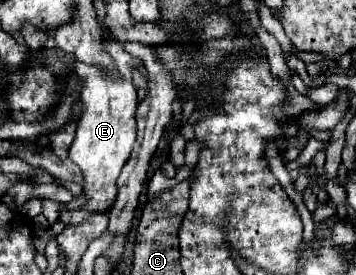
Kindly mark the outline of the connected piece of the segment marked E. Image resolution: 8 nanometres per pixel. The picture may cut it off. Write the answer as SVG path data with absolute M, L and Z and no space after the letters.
M106 35L106 39L108 39L108 51L110 51L110 55L114 57L114 61L116 61L116 65L118 65L120 77L110 77L110 75L106 75L104 71L100 71L100 69L94 67L94 65L76 63L76 73L78 73L78 77L82 79L82 95L80 95L80 101L82 101L82 105L84 105L84 115L82 115L82 119L78 121L76 139L74 139L74 143L70 145L70 153L68 153L68 157L70 157L70 159L82 169L82 173L84 173L82 185L84 185L84 199L86 199L86 203L82 205L82 209L88 211L88 213L92 213L92 215L94 215L94 213L106 213L106 211L114 205L114 199L116 199L116 193L118 193L118 189L116 189L116 179L118 179L122 167L126 165L126 161L128 161L128 157L130 157L130 151L132 151L132 145L134 145L134 141L136 141L136 119L134 119L134 115L136 115L138 99L136 99L136 89L134 89L134 85L132 85L132 73L130 73L130 71L134 69L134 59L132 59L126 51L122 51L122 47L120 47L118 41L110 39L108 35Z

